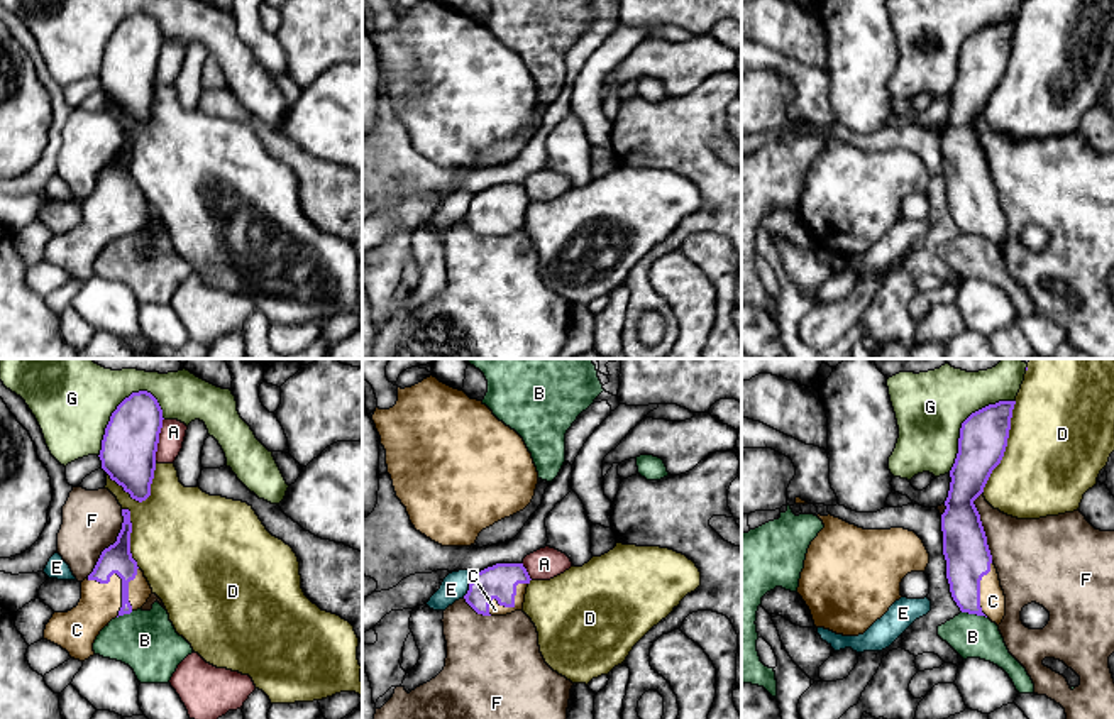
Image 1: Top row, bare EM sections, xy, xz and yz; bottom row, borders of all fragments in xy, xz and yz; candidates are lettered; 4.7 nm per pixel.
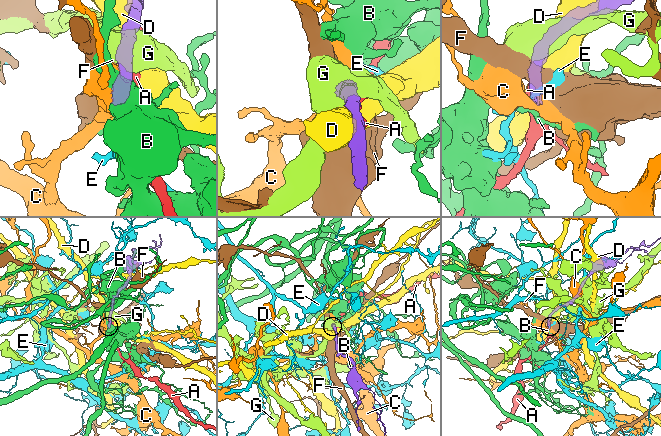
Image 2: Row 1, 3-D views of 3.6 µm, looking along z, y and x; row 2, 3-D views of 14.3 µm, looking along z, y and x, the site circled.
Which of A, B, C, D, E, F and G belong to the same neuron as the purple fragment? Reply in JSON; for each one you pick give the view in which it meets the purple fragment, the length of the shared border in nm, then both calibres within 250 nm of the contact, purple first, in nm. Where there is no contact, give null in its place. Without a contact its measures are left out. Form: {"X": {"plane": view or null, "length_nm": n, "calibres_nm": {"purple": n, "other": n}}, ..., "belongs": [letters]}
{"C": {"plane": "xy", "length_nm": 240, "calibres_nm": {"purple": 140, "other": 190}}, "belongs": ["C"]}

